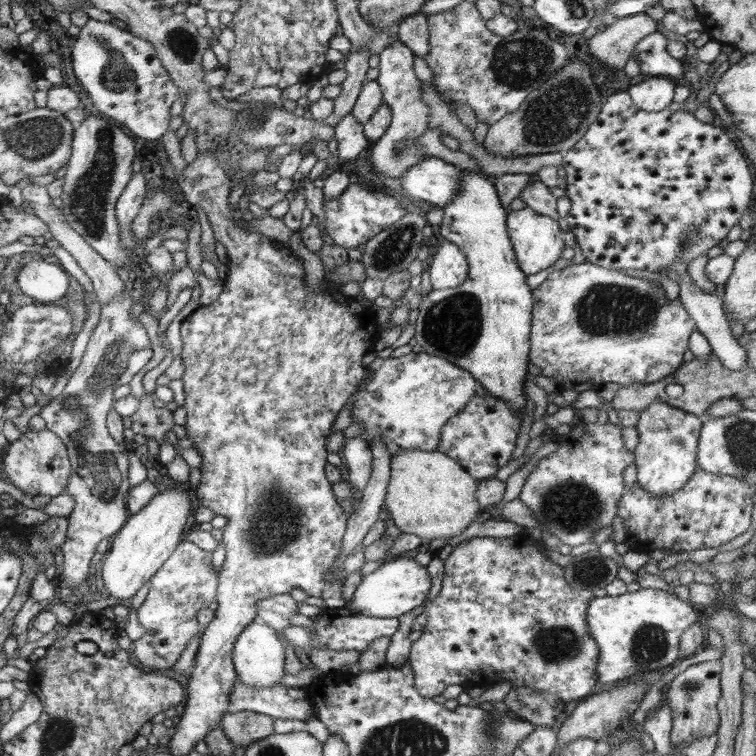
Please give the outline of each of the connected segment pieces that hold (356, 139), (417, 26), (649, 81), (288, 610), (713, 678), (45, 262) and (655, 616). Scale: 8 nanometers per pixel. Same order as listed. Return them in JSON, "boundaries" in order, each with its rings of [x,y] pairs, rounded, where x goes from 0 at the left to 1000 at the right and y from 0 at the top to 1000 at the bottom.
{"boundaries":[[[[462,149],[442,167],[447,188],[446,204],[450,212],[468,212],[488,196],[489,188],[481,181],[480,165]]],[[[554,15],[549,20],[533,24],[520,38],[520,48],[540,60],[550,74],[561,78],[569,67],[565,22]]],[[[847,102],[829,120],[841,140],[856,148],[874,148],[890,139],[897,110],[877,102]]],[[[385,786],[366,787],[348,792],[341,798],[341,819],[358,827],[365,835],[373,835],[380,828],[384,828],[384,816],[396,812],[394,804],[399,799],[392,796]]],[[[952,872],[926,876],[926,878],[913,881],[902,892],[897,892],[881,907],[877,927],[888,934],[890,942],[890,962],[886,972],[889,984],[899,984],[915,974],[923,978],[948,968],[952,952],[948,929],[954,922],[954,888]]],[[[70,343],[41,344],[24,360],[22,374],[48,402],[79,402],[90,386],[90,358]]],[[[848,778],[823,788],[786,791],[776,806],[780,837],[792,851],[792,901],[820,905],[851,896],[857,886],[892,881],[897,873],[897,847],[902,836],[923,823],[923,810],[899,791],[868,778]]]]}

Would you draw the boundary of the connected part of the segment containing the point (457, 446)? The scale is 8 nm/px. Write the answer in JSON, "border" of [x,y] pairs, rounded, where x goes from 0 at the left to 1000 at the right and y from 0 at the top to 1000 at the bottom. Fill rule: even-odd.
{"border":[[[649,521],[631,522],[612,544],[593,556],[579,595],[599,604],[632,635],[653,634],[653,624],[669,616],[680,598],[680,585],[690,563],[685,544]]]}

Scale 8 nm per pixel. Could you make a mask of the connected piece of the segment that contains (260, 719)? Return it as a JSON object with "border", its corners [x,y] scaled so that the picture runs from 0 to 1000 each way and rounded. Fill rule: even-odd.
{"border":[[[302,942],[290,960],[311,987],[327,988],[340,979],[362,972],[362,955],[358,947],[340,942]]]}

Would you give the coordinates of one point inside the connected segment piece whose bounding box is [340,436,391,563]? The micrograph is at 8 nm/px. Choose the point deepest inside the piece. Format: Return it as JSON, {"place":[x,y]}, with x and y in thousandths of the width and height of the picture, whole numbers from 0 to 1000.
{"place":[484,677]}

